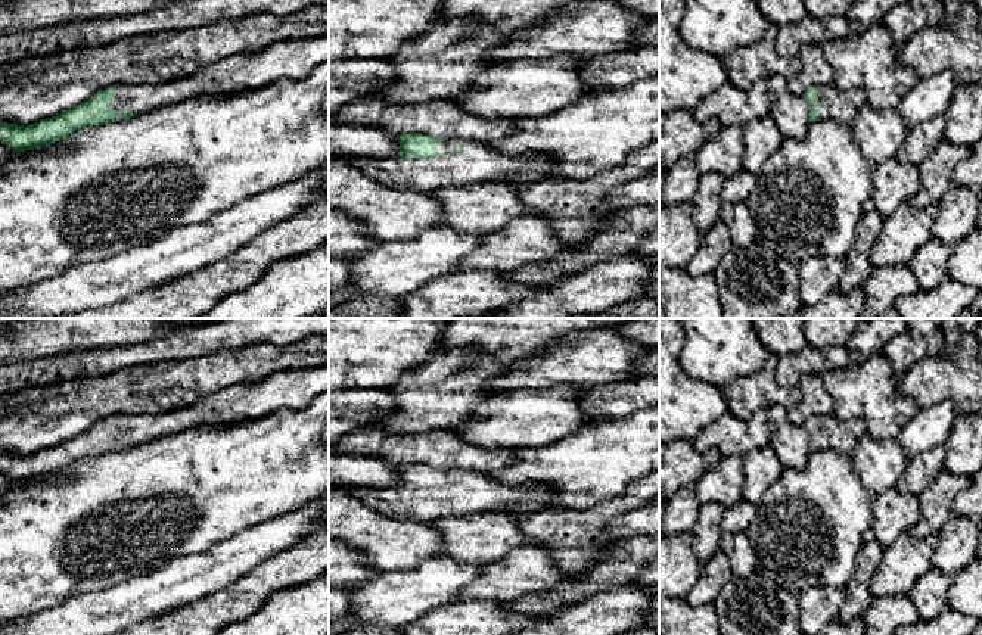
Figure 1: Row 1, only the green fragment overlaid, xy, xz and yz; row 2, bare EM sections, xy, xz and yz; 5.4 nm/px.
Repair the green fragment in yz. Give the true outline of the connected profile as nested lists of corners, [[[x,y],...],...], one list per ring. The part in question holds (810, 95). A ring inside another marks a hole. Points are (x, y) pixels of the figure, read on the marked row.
[[[814,85],[805,90],[804,97],[809,106],[809,121],[835,119],[851,127],[860,112],[860,99],[852,91],[836,90],[829,85]]]

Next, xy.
[[[329,35],[280,40],[162,84],[114,84],[69,110],[29,125],[0,122],[0,144],[34,150],[80,128],[130,119],[189,99],[234,96],[283,78],[305,78],[323,62],[329,62]]]

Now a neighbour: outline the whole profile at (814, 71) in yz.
[[[807,43],[799,49],[801,71],[787,81],[787,90],[793,96],[804,93],[814,85],[833,83],[833,71],[823,57],[823,46]]]

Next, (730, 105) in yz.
[[[767,80],[756,81],[751,88],[742,90],[731,83],[722,84],[705,97],[693,110],[702,124],[717,118],[721,127],[743,127],[753,119],[770,113],[773,97]]]

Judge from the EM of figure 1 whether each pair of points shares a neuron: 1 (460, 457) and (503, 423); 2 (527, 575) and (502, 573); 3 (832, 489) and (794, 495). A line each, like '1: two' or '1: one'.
1: two
2: one
3: one

